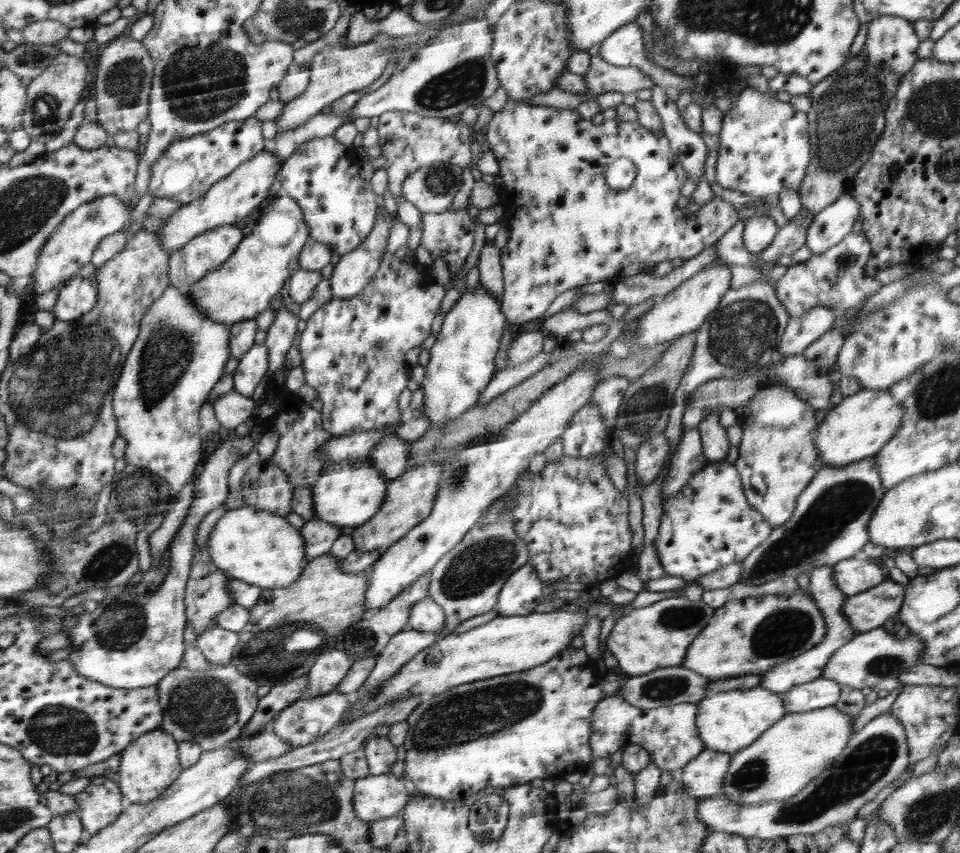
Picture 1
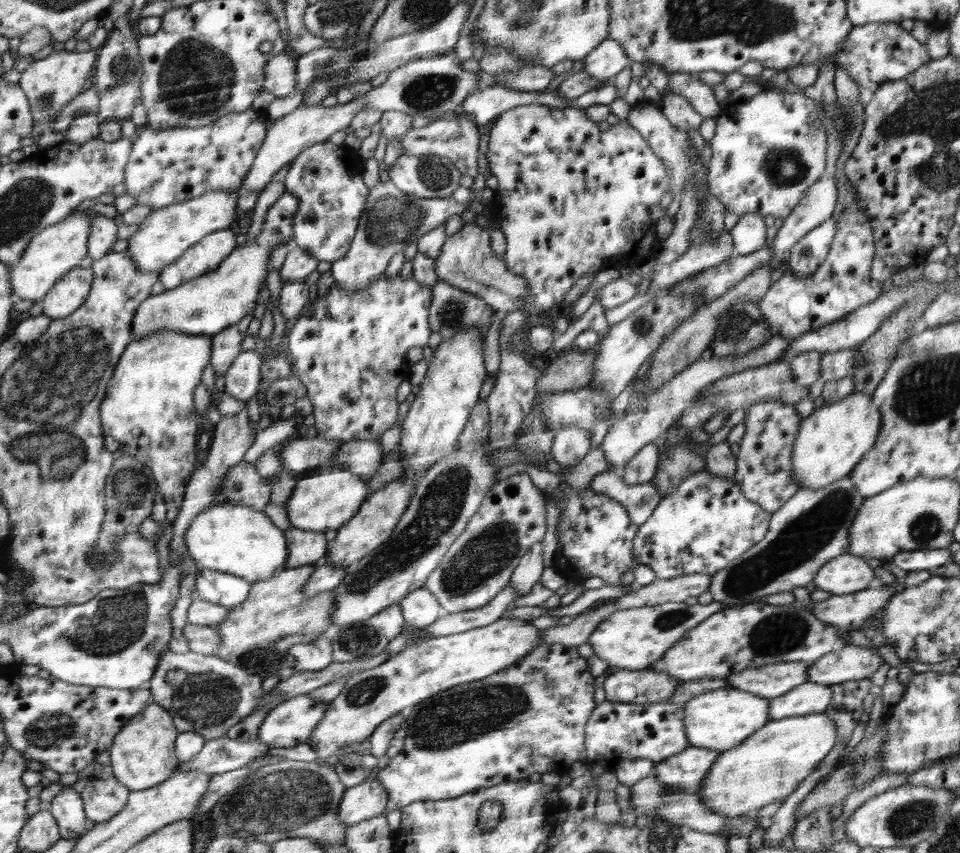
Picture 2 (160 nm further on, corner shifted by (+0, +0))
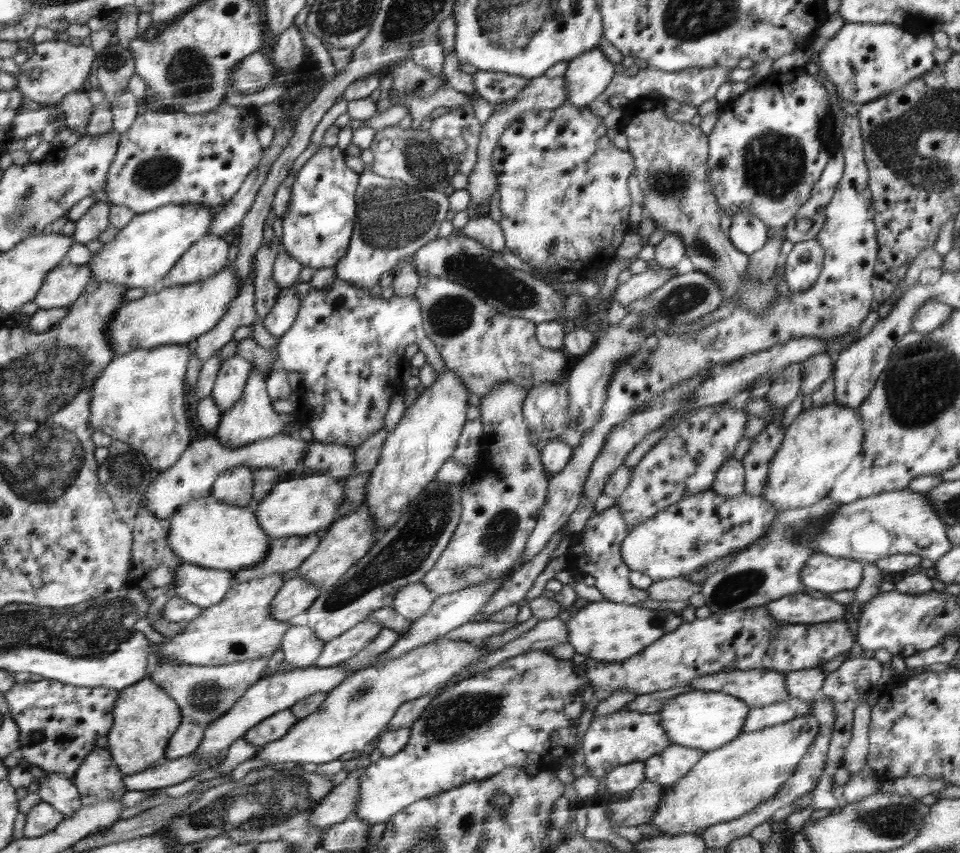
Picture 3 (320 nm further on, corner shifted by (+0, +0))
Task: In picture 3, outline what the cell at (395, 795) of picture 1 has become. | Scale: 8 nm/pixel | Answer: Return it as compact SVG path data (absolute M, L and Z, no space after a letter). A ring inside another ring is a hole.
M356 769L354 773L348 773L346 779L336 785L330 794L311 810L308 823L326 829L332 825L342 824L350 816L355 816L360 798L359 775L360 771Z

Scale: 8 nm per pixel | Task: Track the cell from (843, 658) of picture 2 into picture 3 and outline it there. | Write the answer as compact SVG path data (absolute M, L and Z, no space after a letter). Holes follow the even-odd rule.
M822 667L795 670L786 674L786 683L790 697L796 697L804 703L814 700L814 695L820 691L825 676Z

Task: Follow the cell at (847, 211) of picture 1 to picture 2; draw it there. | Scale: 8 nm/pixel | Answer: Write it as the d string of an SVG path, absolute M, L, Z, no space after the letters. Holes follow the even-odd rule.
M832 216L819 223L816 228L807 232L793 247L790 247L789 272L802 276L814 274L829 253L836 225L837 222Z

